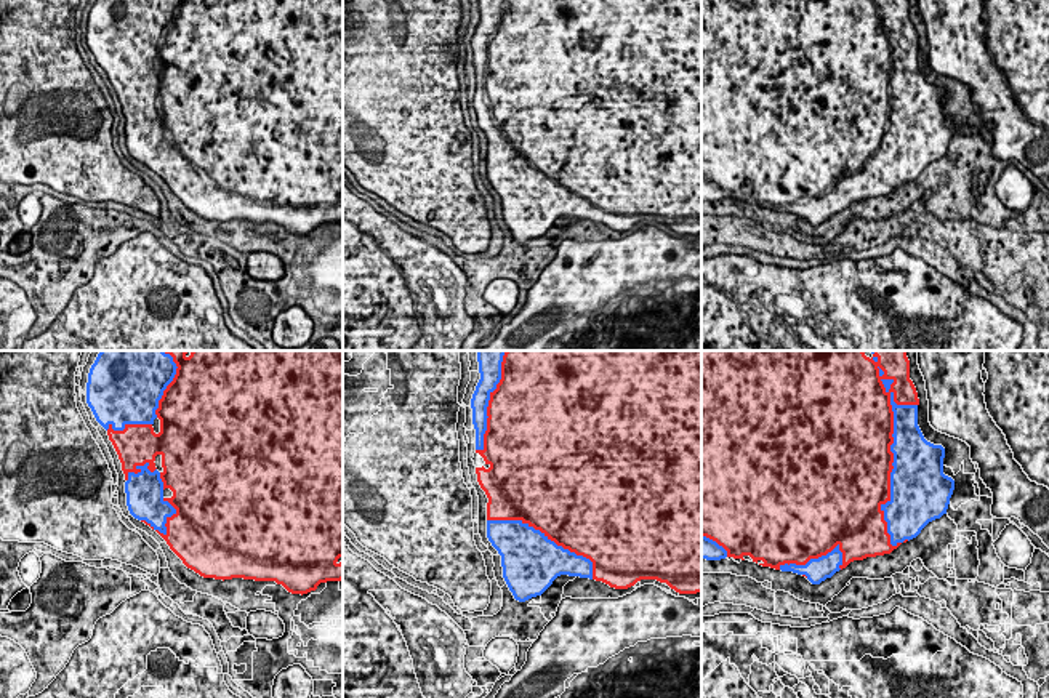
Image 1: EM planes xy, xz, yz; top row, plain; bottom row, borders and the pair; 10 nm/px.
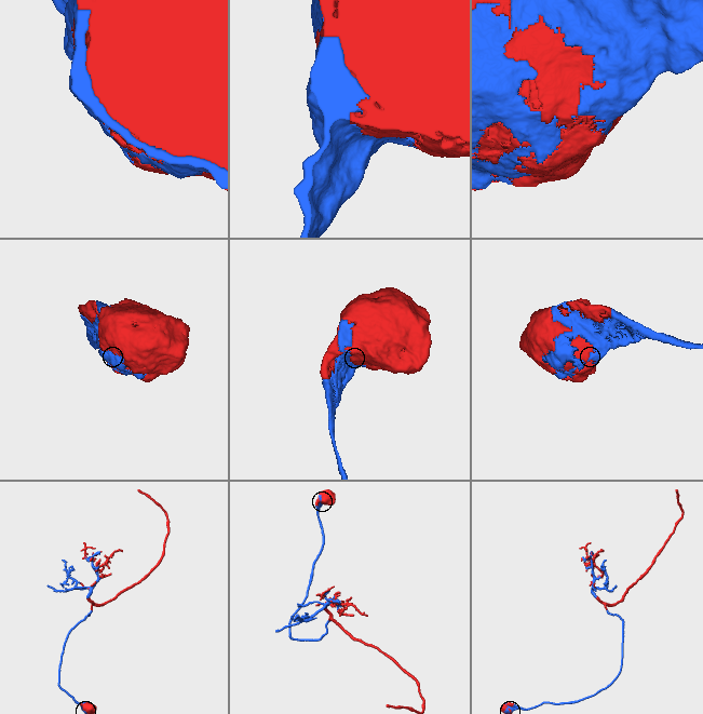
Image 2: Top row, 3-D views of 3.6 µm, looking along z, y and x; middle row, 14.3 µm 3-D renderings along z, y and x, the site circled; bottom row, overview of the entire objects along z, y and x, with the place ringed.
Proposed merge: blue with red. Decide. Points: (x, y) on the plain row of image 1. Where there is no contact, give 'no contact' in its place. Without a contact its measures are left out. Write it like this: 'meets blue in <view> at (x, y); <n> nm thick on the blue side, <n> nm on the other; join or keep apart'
meets blue in yz at (894, 98); 480 nm thick on the blue side, 460 nm on the other; join

